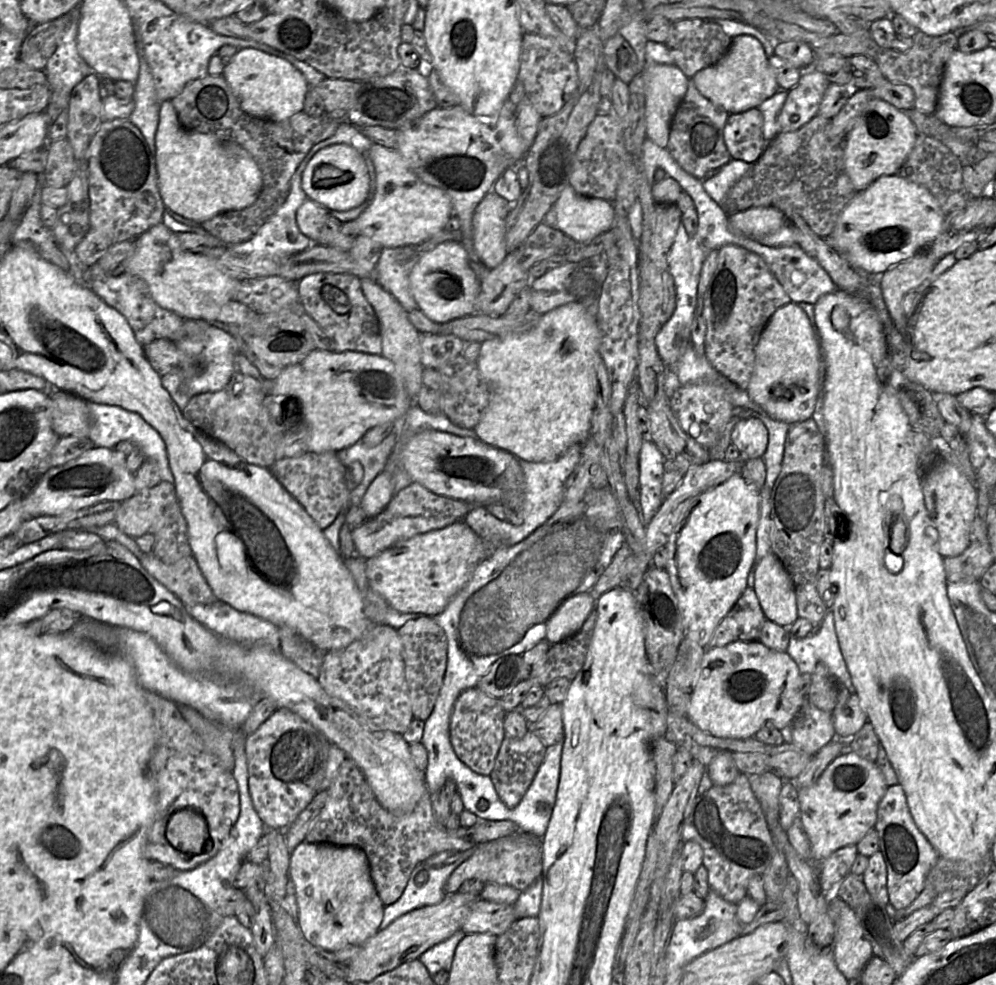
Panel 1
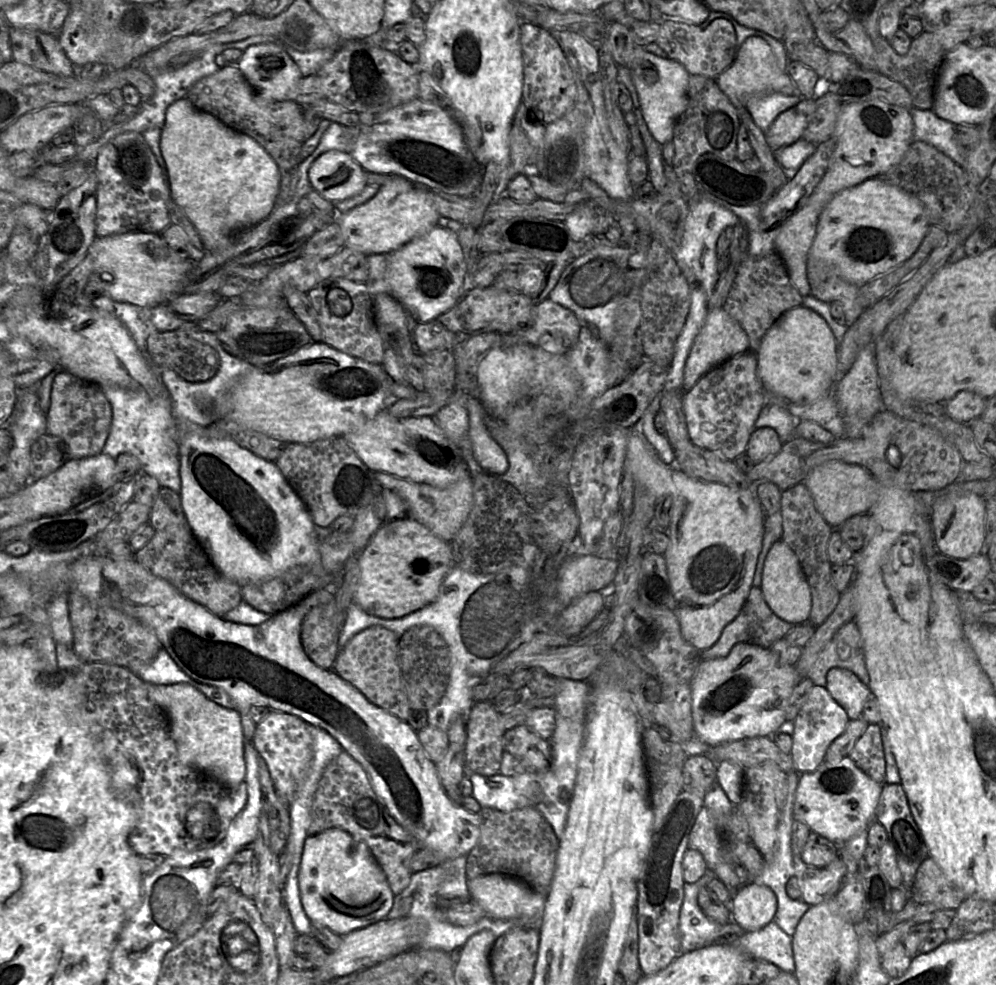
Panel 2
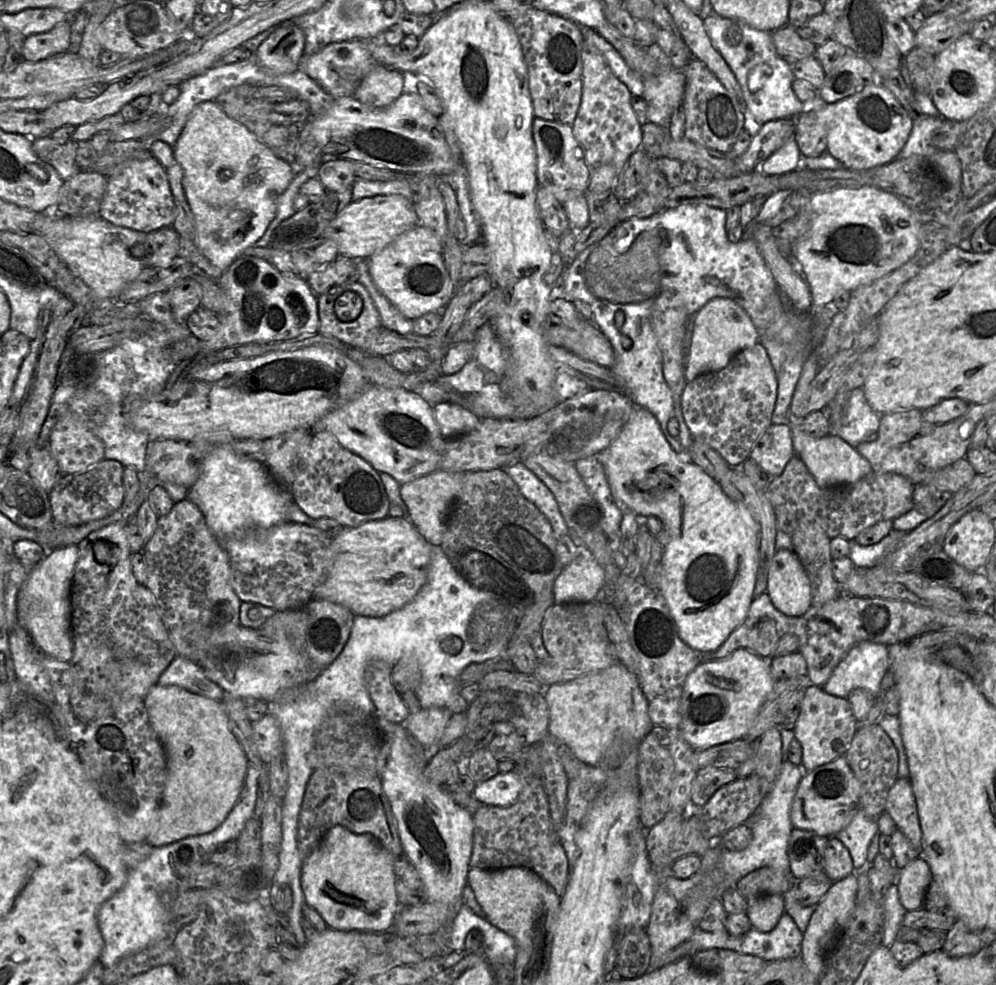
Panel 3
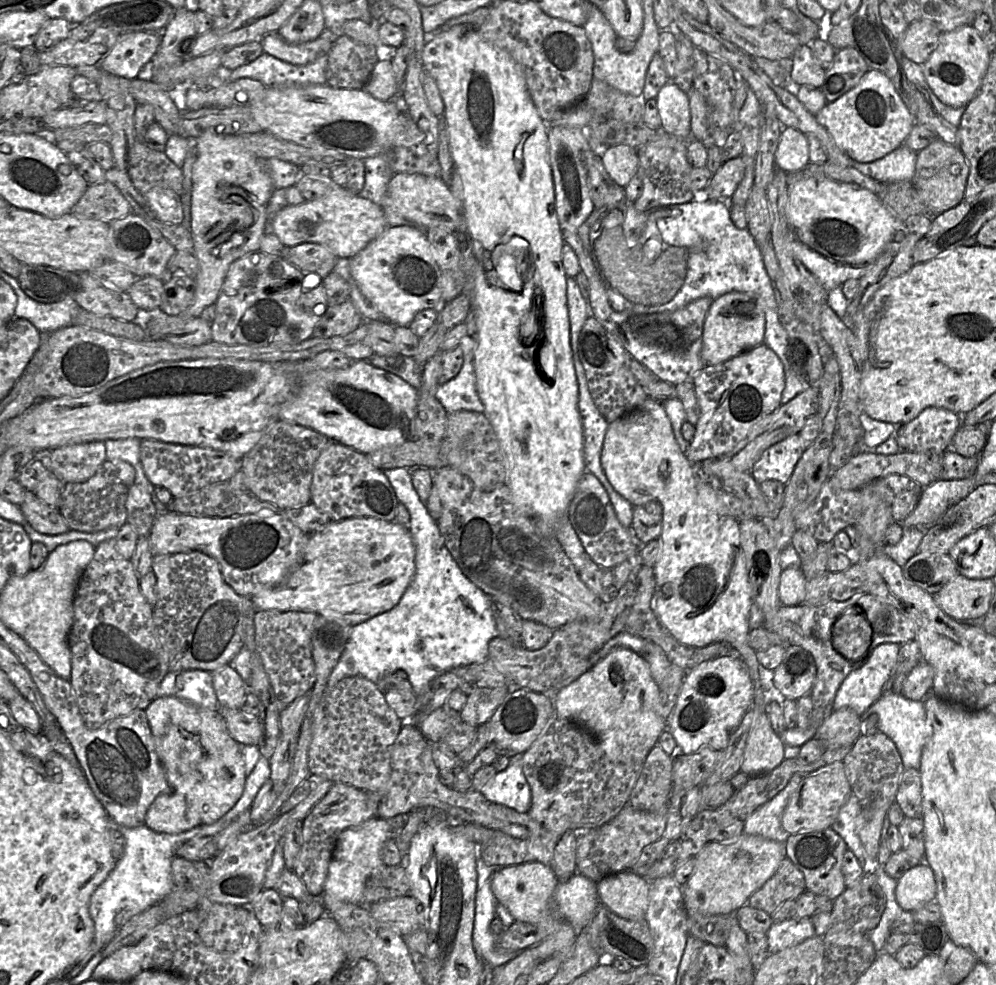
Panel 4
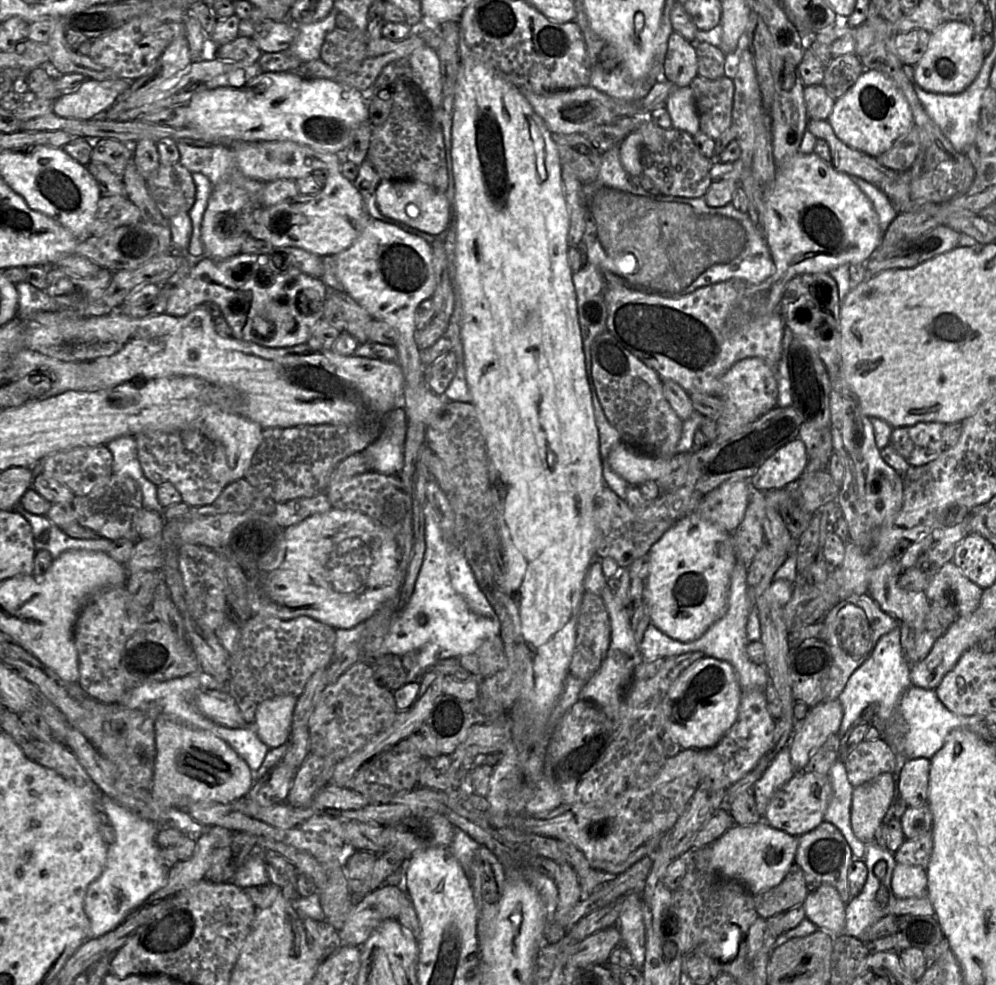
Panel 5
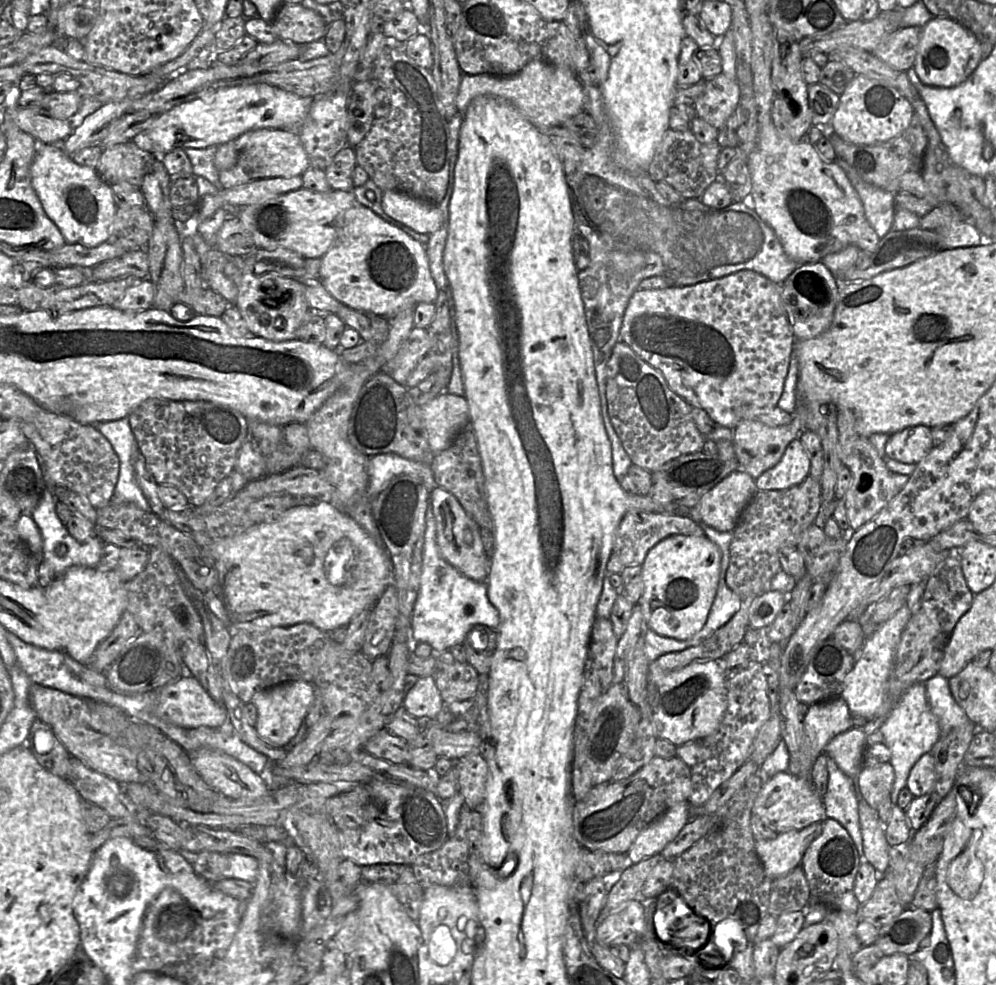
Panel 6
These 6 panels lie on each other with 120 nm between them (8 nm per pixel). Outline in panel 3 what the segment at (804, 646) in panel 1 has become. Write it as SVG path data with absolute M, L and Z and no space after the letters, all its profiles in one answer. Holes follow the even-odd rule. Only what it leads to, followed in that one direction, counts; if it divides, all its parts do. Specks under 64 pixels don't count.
M862 641L848 652L821 688L827 694L843 698L847 698L849 693L855 689L864 689L872 695L877 696L880 690L880 682L889 669L889 646Z

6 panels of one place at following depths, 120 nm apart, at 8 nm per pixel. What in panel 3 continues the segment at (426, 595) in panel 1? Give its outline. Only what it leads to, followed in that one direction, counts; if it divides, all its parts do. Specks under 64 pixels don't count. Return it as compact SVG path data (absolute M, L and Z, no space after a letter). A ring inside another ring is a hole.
M386 517L356 527L343 527L333 535L333 564L313 598L341 604L355 616L382 617L409 603L425 585L431 563L431 544L406 517Z

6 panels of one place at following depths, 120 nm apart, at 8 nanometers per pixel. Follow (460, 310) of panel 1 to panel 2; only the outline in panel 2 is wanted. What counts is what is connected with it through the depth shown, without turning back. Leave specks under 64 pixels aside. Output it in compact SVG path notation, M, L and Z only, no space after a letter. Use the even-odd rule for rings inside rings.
M437 225L425 235L408 242L387 255L386 278L391 293L413 313L419 322L436 320L439 316L452 309L462 298L467 263L464 251L458 241L457 231Z

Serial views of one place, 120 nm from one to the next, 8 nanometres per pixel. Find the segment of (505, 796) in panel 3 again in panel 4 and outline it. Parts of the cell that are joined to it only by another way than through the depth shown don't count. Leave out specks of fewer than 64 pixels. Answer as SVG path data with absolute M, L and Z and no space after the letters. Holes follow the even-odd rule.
M520 756L511 759L509 766L497 772L480 793L488 801L527 813L531 806L531 789L524 776Z

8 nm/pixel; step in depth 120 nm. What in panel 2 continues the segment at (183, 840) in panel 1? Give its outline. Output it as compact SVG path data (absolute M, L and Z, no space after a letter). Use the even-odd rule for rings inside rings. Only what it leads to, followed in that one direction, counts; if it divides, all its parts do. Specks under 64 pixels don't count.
M206 802L193 805L186 814L185 828L196 840L209 841L219 833L219 818L216 810Z

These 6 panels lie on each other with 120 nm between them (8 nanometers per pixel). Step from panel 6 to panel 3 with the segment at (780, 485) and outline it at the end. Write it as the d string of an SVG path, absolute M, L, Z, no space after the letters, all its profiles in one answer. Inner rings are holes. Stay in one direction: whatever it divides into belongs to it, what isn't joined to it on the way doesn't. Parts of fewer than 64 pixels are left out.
M773 423L755 443L750 457L772 477L782 474L795 455L789 423Z

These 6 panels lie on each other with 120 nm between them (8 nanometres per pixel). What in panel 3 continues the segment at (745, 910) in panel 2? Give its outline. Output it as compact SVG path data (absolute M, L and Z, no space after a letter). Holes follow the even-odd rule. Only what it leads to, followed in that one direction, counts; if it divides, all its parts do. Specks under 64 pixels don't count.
M756 895L747 897L746 915L752 928L761 931L771 931L784 914L785 903L780 895Z

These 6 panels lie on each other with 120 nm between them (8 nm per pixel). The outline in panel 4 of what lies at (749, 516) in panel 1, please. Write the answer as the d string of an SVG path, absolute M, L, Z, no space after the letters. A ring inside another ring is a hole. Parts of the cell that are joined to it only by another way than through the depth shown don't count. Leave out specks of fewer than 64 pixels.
M647 399L634 410L609 423L601 463L613 488L632 506L658 501L663 508L660 553L653 566L655 595L652 610L681 644L702 648L713 643L742 646L750 632L752 588L740 541L740 522L722 505L716 482L702 475L681 451L662 403Z

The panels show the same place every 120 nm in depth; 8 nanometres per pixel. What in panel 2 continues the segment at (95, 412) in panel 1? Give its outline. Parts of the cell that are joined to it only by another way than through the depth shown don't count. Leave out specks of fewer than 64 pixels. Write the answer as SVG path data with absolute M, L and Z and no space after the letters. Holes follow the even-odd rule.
M102 386L101 389L112 407L111 426L103 451L113 459L122 453L135 455L141 463L141 471L157 478L162 487L179 494L178 444L171 401L165 395L152 397L135 388Z

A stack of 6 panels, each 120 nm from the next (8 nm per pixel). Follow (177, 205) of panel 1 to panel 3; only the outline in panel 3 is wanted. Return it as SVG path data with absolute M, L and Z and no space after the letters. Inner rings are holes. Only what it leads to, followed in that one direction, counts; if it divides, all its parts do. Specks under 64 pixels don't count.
M214 100L200 102L193 108L173 146L173 156L183 169L183 188L195 219L197 248L223 273L263 236L276 216L279 197L294 174L288 163L278 158L246 126L230 118Z

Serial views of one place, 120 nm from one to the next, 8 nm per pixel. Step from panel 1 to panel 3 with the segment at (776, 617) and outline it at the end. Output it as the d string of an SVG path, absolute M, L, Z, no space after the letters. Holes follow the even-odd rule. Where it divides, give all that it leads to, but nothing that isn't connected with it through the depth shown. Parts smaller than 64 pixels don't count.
M794 550L776 551L766 590L775 608L786 616L802 616L812 606L810 580Z

